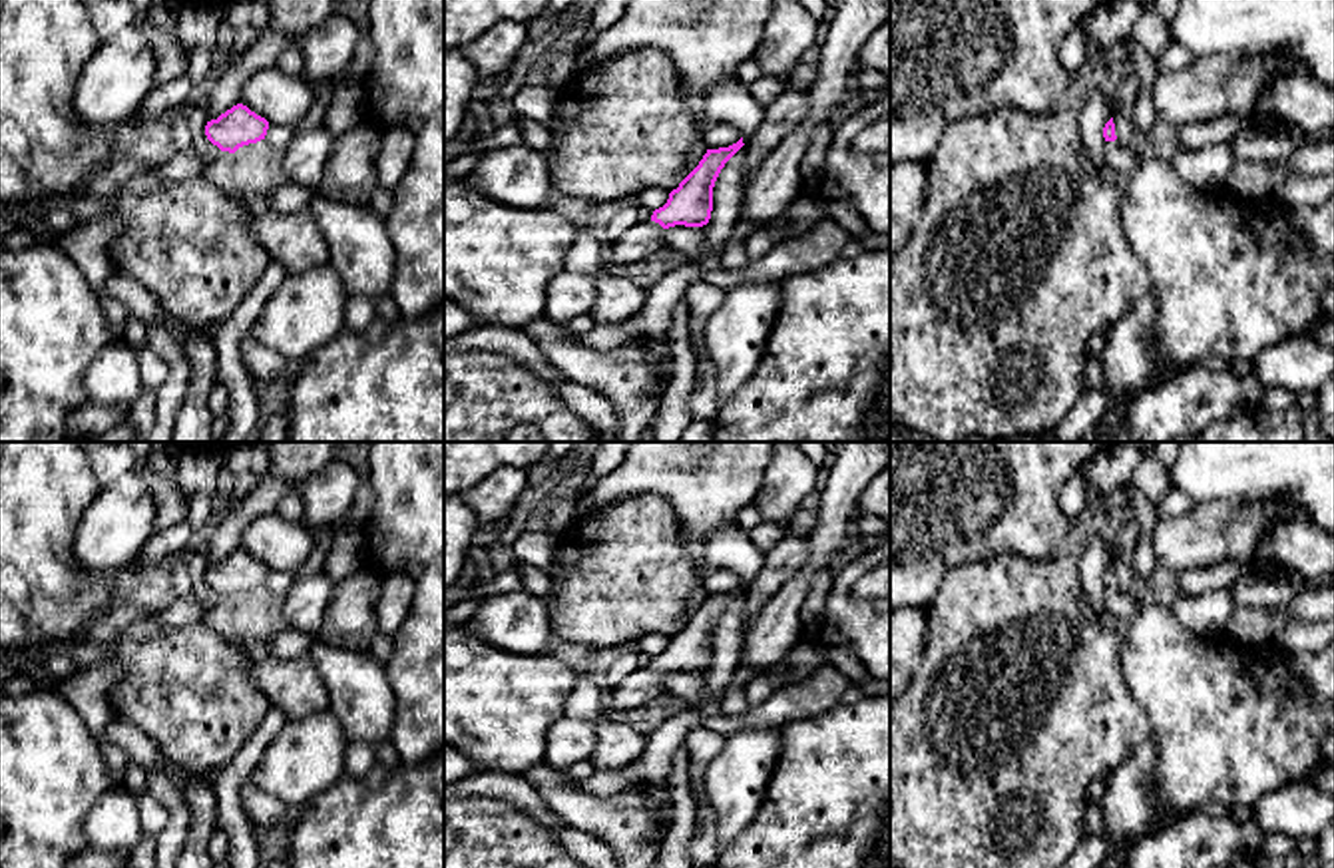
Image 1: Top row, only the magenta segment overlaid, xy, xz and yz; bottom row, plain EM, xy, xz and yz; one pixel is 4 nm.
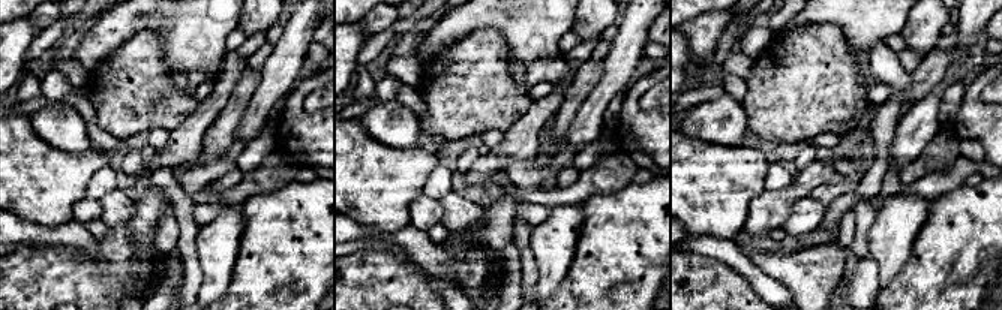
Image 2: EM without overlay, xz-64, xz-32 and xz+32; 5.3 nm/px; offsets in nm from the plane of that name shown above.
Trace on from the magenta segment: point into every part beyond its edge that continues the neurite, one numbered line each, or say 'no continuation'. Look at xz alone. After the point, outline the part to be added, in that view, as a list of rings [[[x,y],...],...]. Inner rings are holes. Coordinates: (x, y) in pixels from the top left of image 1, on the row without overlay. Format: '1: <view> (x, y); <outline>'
1: xz (570, 741); [[[639,667],[617,689],[613,705],[595,719],[561,717],[546,735],[544,762],[567,774],[581,760],[587,760],[595,749],[595,725],[615,721],[619,713],[631,711],[665,697],[665,675],[655,667]]]

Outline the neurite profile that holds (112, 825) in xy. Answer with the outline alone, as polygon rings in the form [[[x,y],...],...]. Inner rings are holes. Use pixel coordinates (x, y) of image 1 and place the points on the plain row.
[[[125,788],[106,792],[86,816],[90,848],[133,856],[143,840],[135,794]]]

